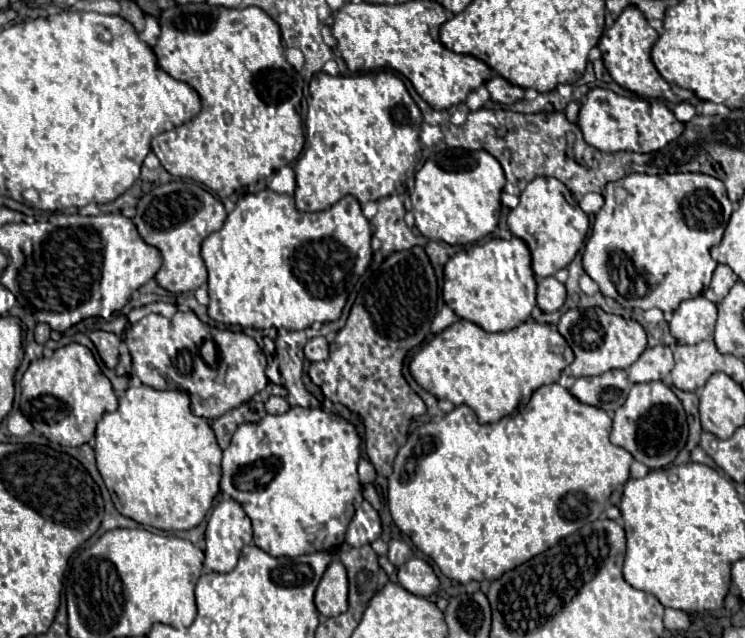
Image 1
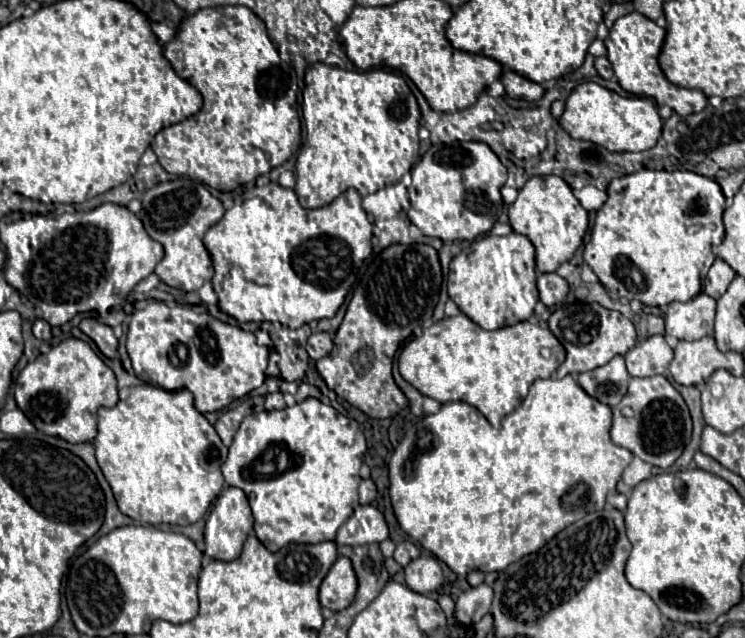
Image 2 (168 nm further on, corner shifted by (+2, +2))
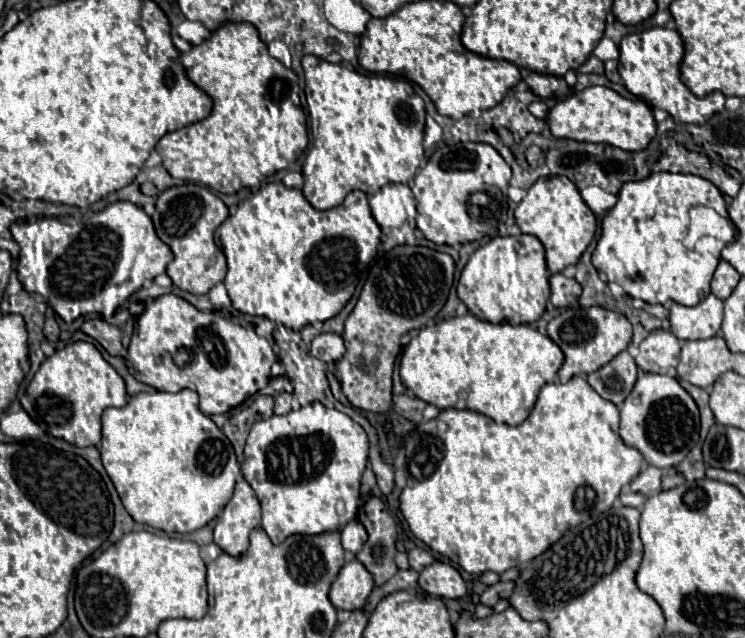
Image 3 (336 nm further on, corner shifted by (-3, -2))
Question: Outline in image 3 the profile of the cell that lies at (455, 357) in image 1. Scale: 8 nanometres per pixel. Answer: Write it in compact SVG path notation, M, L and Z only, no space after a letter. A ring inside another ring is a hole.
M467 314L423 328L415 338L411 338L411 342L405 346L401 354L399 372L403 384L427 404L435 404L441 410L473 410L489 416L499 424L517 426L529 416L541 386L553 382L559 368L563 366L563 360L565 356L561 348L549 336L541 334L529 324L489 324L475 318L473 314Z

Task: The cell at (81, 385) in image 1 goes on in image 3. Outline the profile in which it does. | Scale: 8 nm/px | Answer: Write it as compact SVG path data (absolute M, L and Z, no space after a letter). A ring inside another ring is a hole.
M71 342L49 356L33 376L27 394L21 398L25 412L51 436L75 446L99 446L101 414L107 406L125 406L127 392L123 378L101 356L91 342Z

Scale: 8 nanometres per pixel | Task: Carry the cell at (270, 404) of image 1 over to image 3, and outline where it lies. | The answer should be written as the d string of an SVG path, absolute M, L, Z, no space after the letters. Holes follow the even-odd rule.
M283 392L275 396L275 414L287 414L291 410L291 394Z

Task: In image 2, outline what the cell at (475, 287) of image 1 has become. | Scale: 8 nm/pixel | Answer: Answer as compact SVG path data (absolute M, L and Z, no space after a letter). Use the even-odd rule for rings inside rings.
M516 232L508 236L486 234L474 240L450 262L448 294L456 306L484 330L528 320L538 302L532 242Z

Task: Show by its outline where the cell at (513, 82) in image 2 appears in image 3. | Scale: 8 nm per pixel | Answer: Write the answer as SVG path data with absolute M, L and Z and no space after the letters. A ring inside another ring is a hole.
M525 74L523 82L529 86L529 90L539 96L539 98L565 98L571 90L565 84L563 78L555 78L555 76L545 76L545 74Z

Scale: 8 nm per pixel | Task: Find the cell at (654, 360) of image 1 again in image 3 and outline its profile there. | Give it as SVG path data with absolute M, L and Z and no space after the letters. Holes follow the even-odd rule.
M659 328L639 344L635 364L643 372L667 374L669 368L675 368L679 364L679 354L681 354L681 340L675 338L669 330Z

